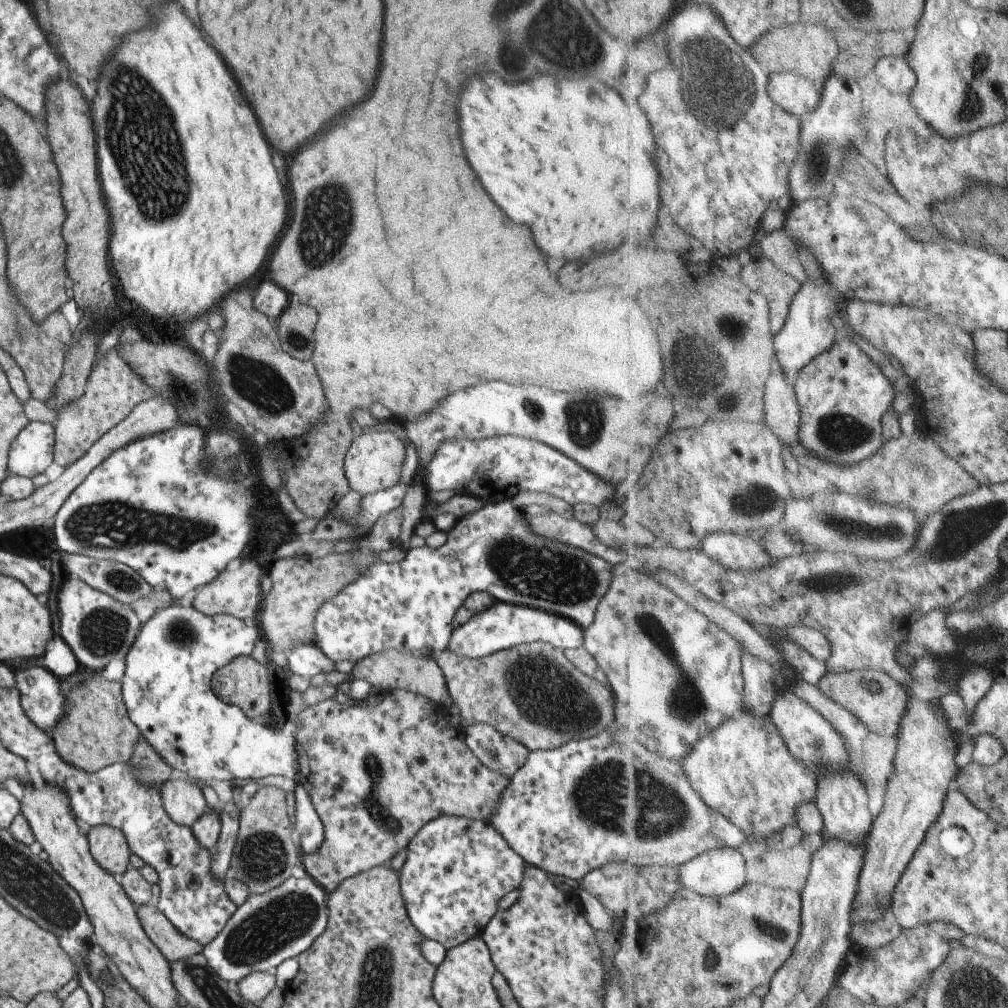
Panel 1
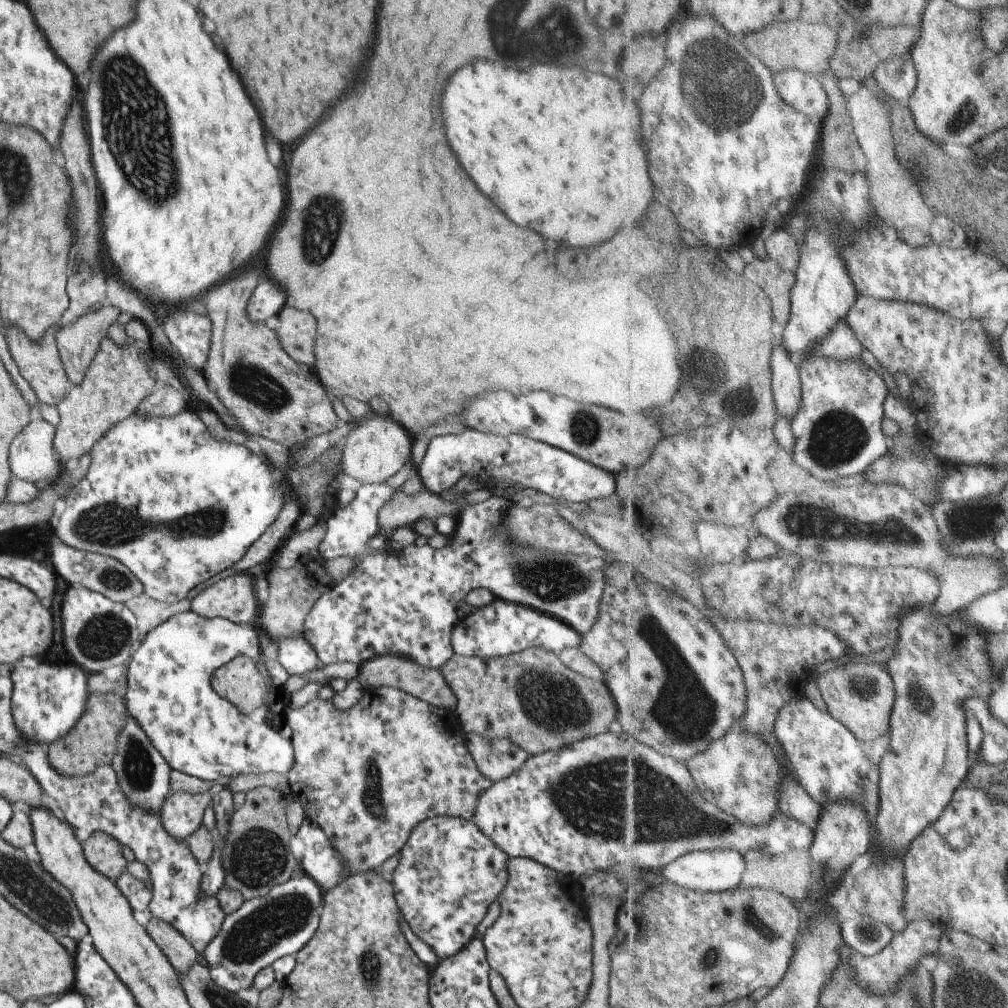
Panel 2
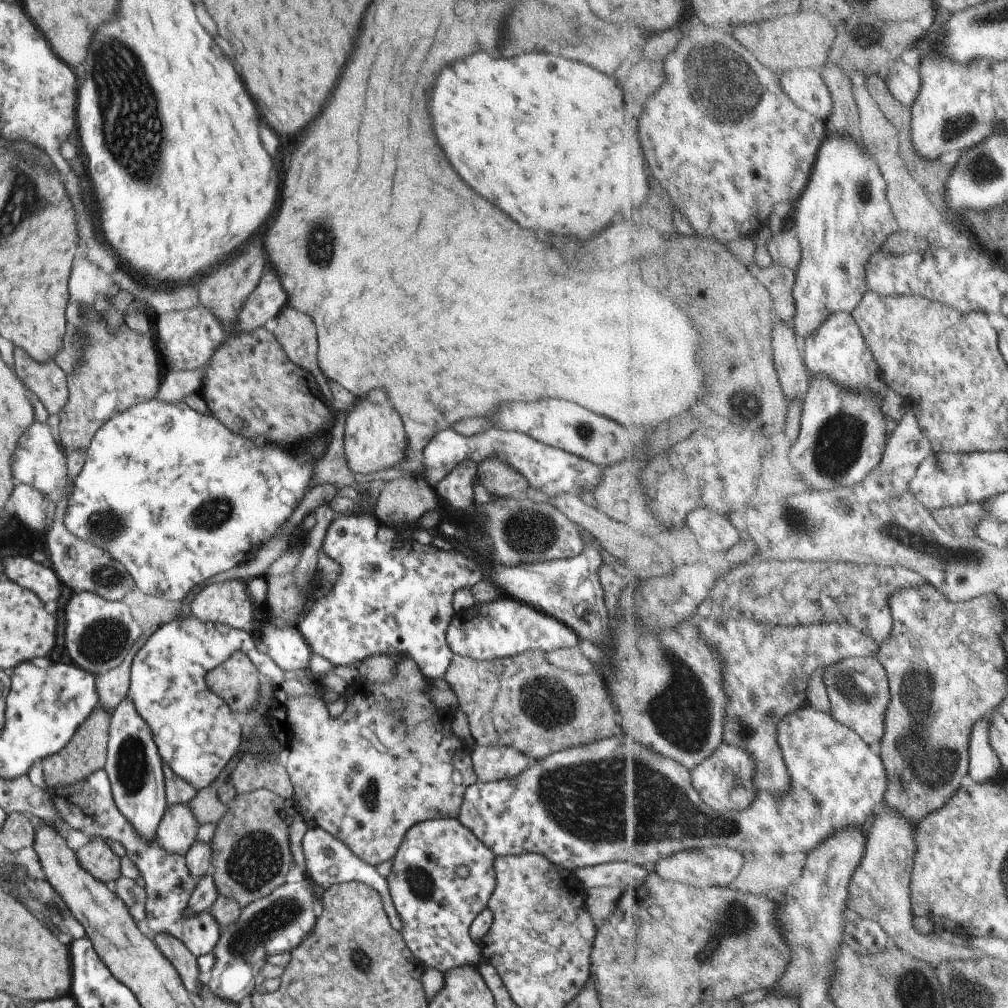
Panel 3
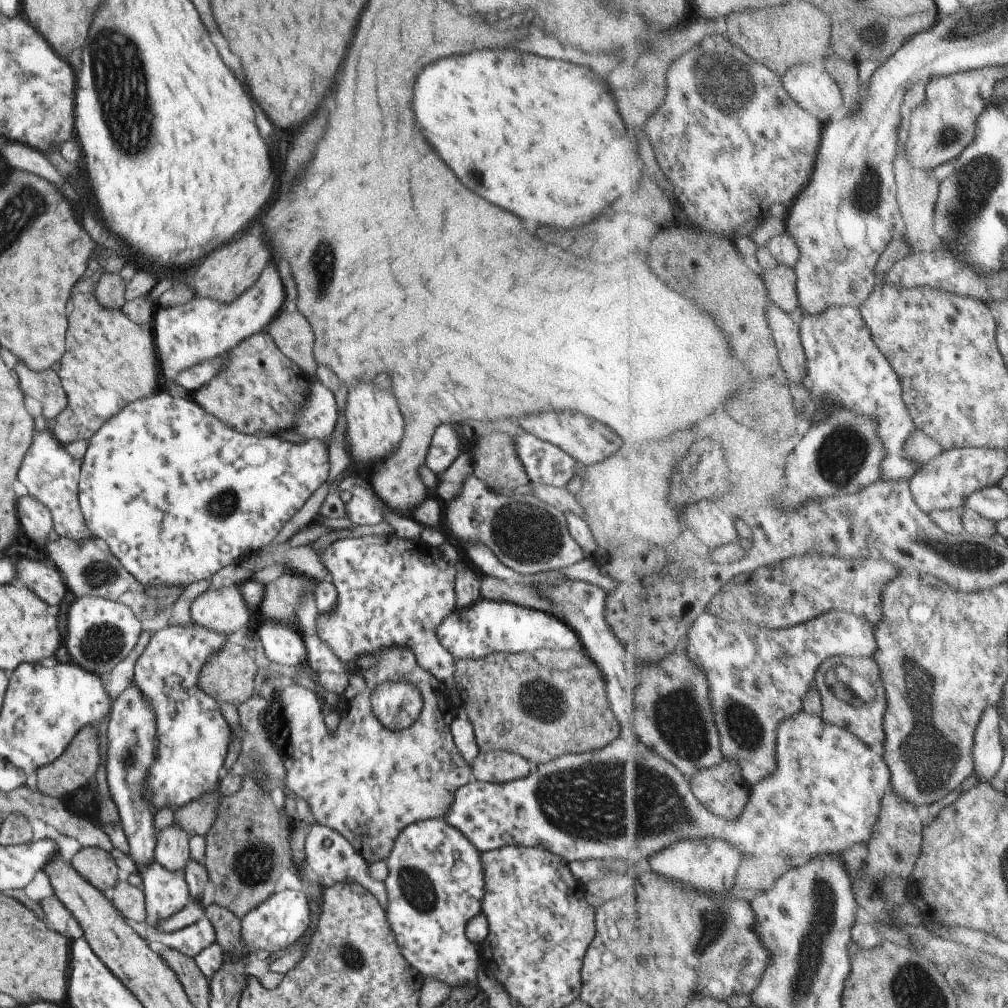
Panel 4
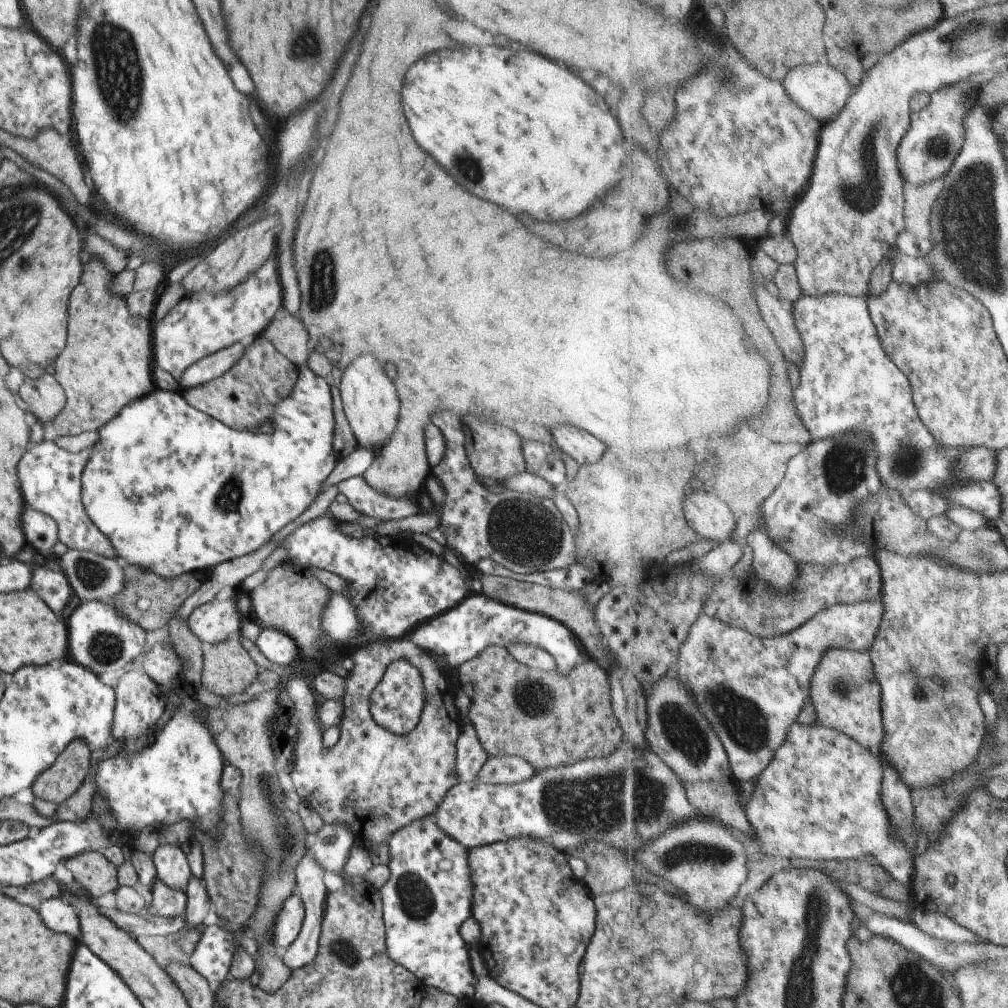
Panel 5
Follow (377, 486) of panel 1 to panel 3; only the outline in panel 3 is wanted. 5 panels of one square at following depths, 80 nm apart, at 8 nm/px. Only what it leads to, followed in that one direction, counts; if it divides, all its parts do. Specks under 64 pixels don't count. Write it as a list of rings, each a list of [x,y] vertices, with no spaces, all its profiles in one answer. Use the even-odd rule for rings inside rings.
[[[365,397],[356,400],[344,420],[342,447],[345,462],[353,474],[363,474],[366,479],[383,475],[384,468],[399,469],[406,458],[406,434],[400,416],[385,403],[375,404]]]

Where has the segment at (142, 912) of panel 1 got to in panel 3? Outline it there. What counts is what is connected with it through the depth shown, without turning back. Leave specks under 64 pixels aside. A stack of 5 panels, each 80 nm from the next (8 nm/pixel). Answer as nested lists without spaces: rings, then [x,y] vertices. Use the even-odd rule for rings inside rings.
[[[155,933],[153,939],[155,946],[161,951],[161,954],[173,965],[177,971],[182,985],[194,1000],[198,995],[196,992],[203,987],[203,982],[199,980],[201,977],[198,972],[196,956],[193,956],[183,946],[177,938],[173,938],[171,934]]]

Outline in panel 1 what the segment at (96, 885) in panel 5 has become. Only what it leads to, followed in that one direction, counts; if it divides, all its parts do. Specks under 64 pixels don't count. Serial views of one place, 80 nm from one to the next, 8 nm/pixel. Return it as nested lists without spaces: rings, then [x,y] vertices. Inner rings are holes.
[[[107,825],[93,826],[86,833],[91,856],[109,874],[123,874],[130,866],[131,853],[119,829]]]

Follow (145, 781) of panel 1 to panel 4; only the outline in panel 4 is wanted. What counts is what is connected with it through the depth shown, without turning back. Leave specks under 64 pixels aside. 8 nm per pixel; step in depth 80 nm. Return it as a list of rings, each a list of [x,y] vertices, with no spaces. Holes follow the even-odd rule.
[[[131,680],[127,688],[113,701],[108,715],[109,722],[105,728],[107,731],[105,782],[109,789],[111,802],[115,804],[119,813],[119,824],[129,848],[127,856],[138,873],[141,866],[149,866],[154,861],[153,850],[156,838],[153,816],[156,812],[151,802],[143,796],[143,792],[145,792],[147,768],[153,764],[153,752],[156,746],[155,714],[149,702],[143,698],[143,692],[139,692]]]

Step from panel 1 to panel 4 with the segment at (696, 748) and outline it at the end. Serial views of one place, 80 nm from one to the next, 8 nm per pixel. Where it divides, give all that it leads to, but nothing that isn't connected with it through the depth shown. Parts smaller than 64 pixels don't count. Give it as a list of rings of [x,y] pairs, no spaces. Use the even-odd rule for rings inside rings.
[[[728,756],[719,766],[692,776],[690,786],[695,798],[709,812],[725,820],[737,820],[747,809],[751,797],[748,782],[741,774],[741,764]]]

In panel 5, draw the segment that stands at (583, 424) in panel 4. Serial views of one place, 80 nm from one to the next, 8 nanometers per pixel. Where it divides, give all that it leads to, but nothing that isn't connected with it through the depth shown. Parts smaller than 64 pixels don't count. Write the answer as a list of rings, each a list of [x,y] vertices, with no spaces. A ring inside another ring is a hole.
[[[555,426],[550,429],[555,446],[567,456],[570,456],[577,465],[594,464],[602,458],[608,449],[597,438],[579,430],[575,426]]]

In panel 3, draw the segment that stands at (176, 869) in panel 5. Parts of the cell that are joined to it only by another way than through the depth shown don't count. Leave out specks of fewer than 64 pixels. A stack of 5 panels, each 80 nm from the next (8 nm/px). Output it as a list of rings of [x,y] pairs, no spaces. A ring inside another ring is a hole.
[[[173,803],[166,806],[156,828],[155,839],[168,851],[185,854],[188,846],[195,841],[198,822],[187,803]]]

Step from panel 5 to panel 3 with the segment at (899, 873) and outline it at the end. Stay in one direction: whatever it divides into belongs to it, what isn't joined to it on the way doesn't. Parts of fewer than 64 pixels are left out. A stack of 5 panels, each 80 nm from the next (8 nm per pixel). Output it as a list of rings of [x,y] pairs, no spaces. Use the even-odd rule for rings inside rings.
[[[805,704],[797,707],[792,713],[785,715],[785,718],[777,727],[778,741],[780,742],[785,762],[789,767],[790,777],[792,778],[792,789],[789,793],[785,792],[781,795],[772,795],[768,791],[760,790],[758,799],[744,811],[727,812],[721,814],[713,807],[710,807],[694,787],[692,781],[692,773],[685,765],[677,762],[675,759],[657,754],[651,747],[645,746],[643,743],[637,742],[634,738],[628,741],[623,734],[616,731],[610,737],[603,737],[596,741],[584,745],[570,746],[555,753],[548,754],[539,760],[533,762],[531,768],[524,768],[517,776],[501,779],[498,781],[475,782],[465,789],[460,810],[456,819],[465,828],[469,829],[479,841],[481,841],[493,854],[497,857],[505,855],[520,855],[523,853],[531,853],[541,855],[550,863],[559,868],[572,872],[575,868],[583,868],[583,866],[593,866],[606,862],[616,872],[641,874],[646,870],[654,870],[654,867],[664,859],[677,853],[689,849],[702,849],[707,847],[728,847],[738,849],[745,852],[745,848],[751,852],[763,852],[767,850],[769,854],[789,854],[789,852],[811,852],[820,845],[821,841],[828,840],[835,833],[840,833],[841,829],[860,829],[863,822],[869,818],[869,814],[876,814],[884,802],[884,794],[888,789],[888,774],[884,762],[880,755],[873,754],[873,750],[869,748],[860,734],[857,734],[851,727],[839,722],[833,718],[832,713],[827,714],[817,710],[814,706]]]

